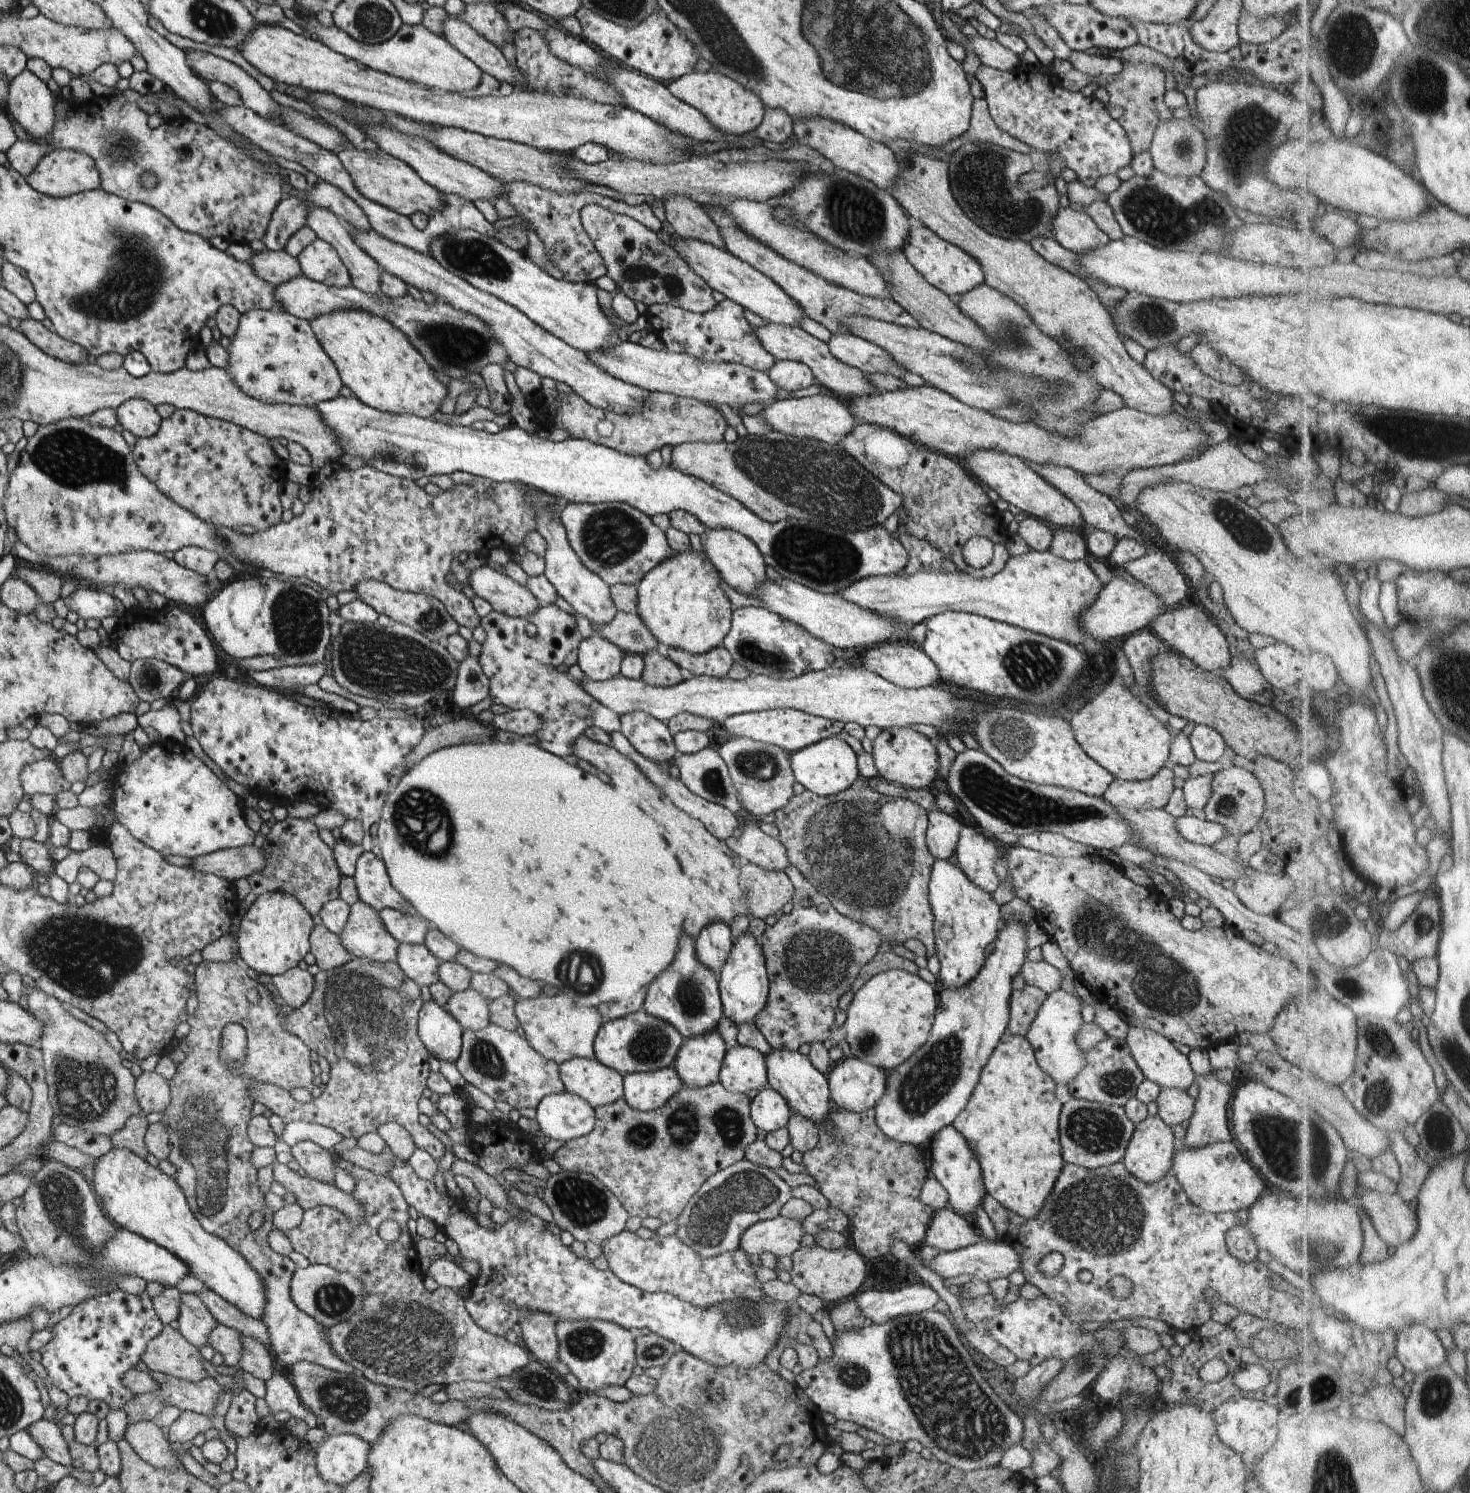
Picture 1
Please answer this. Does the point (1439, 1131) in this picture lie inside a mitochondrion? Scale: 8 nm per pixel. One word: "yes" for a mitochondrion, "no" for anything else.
yes

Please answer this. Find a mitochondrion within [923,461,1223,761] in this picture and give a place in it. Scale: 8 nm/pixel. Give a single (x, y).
(1036, 669)

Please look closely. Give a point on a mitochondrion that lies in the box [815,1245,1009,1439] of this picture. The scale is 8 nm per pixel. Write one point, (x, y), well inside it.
(852, 1376)

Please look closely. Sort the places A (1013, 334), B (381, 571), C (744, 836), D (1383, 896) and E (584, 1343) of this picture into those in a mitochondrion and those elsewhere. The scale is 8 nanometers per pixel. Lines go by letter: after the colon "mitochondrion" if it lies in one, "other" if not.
A: mitochondrion
B: other
C: other
D: other
E: mitochondrion

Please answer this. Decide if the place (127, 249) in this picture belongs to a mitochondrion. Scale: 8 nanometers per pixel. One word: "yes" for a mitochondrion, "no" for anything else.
yes

